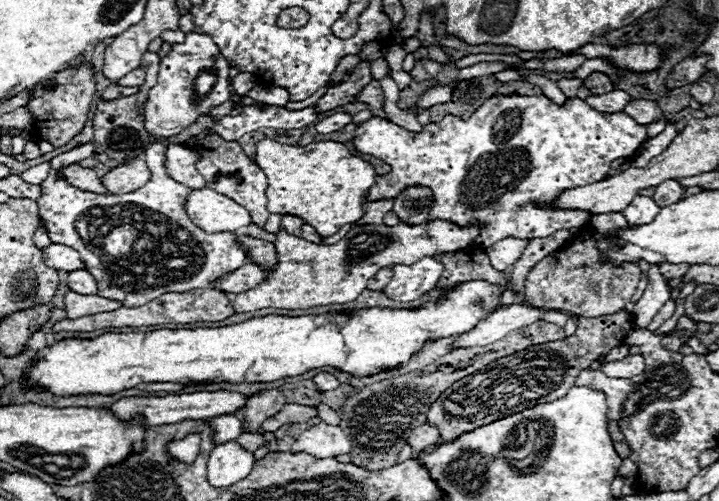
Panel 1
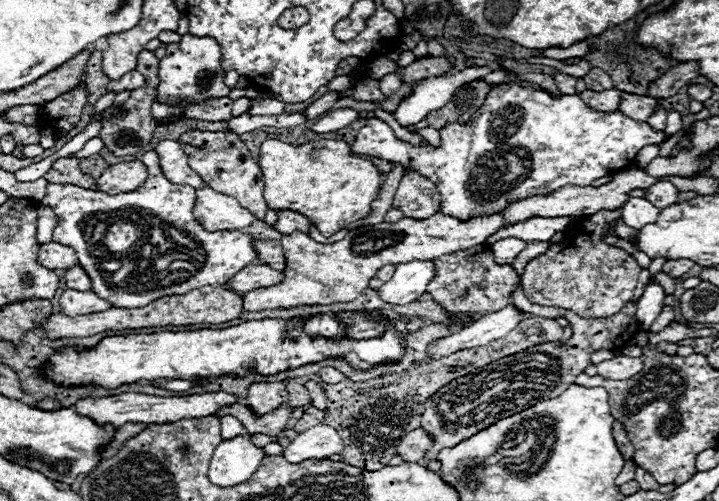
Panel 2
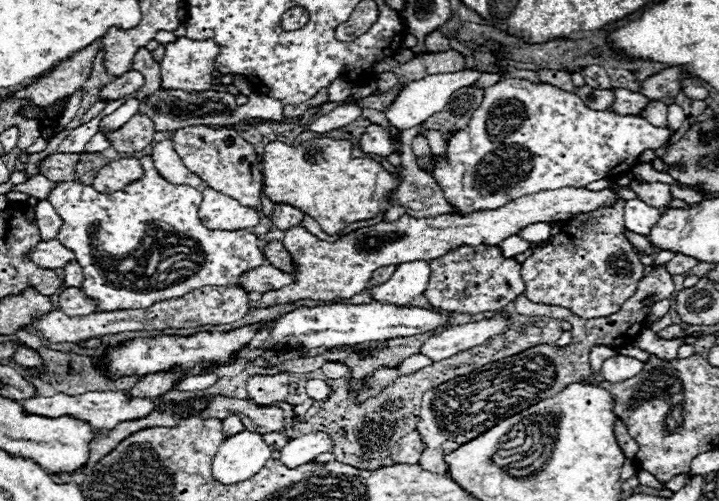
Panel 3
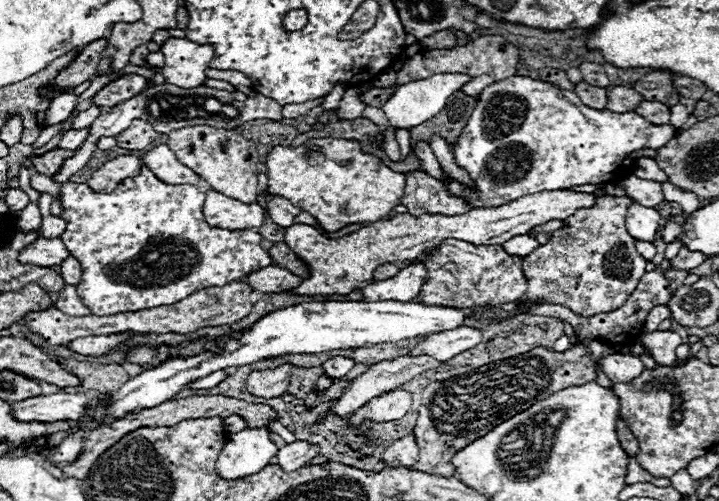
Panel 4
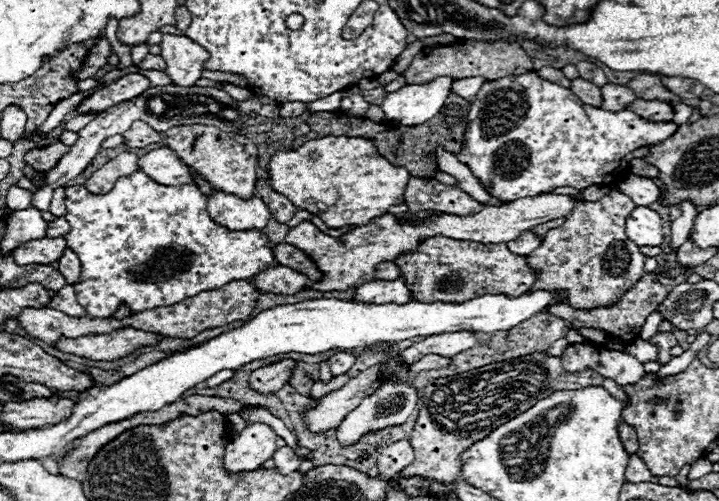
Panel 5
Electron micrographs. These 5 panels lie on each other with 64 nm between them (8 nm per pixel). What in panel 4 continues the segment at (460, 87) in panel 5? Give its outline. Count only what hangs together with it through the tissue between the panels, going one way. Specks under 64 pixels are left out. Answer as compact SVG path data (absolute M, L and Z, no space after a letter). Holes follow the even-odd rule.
M478 76L478 78L472 78L466 86L462 86L462 90L470 96L476 96L476 94L480 94L480 90L484 90L484 86L488 86L492 82L494 82L492 76Z

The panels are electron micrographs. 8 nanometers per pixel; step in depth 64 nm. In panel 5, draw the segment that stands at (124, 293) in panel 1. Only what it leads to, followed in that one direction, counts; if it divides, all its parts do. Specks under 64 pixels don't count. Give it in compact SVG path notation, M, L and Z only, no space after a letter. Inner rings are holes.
M142 171L119 178L108 194L92 194L84 185L66 188L64 218L70 222L70 232L64 240L82 262L82 276L74 288L88 316L108 318L120 306L128 306L132 312L170 306L198 292L220 288L232 280L248 280L274 264L272 250L266 246L268 238L262 232L232 232L218 226L210 220L206 202L206 196L194 184L162 186Z

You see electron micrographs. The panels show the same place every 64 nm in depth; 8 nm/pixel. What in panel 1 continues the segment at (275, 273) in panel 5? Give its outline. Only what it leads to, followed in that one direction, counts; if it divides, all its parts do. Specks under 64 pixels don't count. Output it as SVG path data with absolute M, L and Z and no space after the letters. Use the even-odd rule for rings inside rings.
M248 262L248 264L240 266L236 272L230 272L228 276L214 280L210 286L220 288L222 292L228 292L228 294L238 294L238 292L252 290L254 286L258 286L264 280L264 272L266 270L260 268L258 264Z

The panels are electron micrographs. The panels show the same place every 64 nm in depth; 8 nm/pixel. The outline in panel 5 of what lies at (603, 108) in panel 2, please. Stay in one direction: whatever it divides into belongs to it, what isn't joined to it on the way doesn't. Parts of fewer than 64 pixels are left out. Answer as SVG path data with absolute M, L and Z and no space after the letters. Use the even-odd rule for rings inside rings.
M576 78L572 80L572 86L570 90L580 98L584 100L584 104L590 104L590 106L600 106L602 108L602 90L598 86L594 86L592 82L588 80L582 80L582 78Z

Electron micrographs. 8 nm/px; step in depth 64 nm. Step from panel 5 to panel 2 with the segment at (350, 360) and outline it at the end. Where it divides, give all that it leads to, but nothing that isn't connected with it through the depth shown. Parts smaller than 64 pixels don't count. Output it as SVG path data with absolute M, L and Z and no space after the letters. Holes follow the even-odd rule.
M322 368L320 378L322 378L322 384L338 384L344 376L334 368Z

